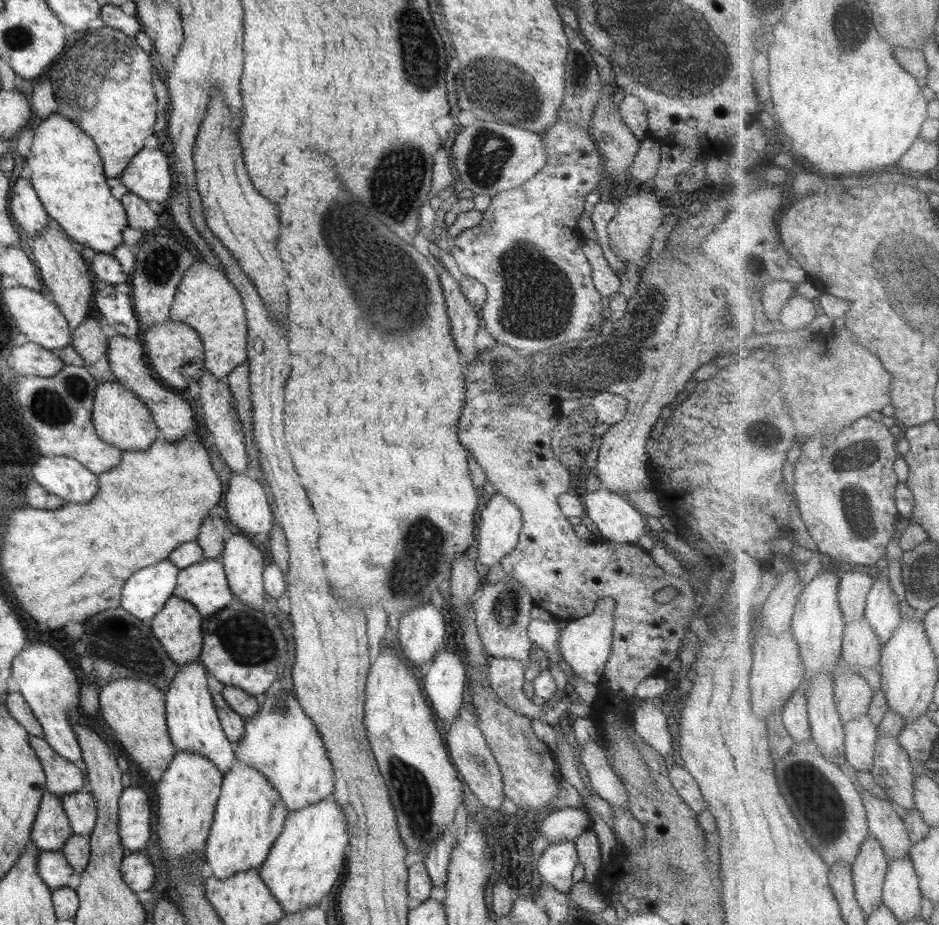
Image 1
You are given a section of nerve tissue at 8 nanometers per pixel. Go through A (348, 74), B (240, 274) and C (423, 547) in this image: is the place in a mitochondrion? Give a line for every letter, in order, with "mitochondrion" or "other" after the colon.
A: other
B: other
C: mitochondrion

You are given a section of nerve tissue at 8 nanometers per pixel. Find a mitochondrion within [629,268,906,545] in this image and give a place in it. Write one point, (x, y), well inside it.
(859, 510)

